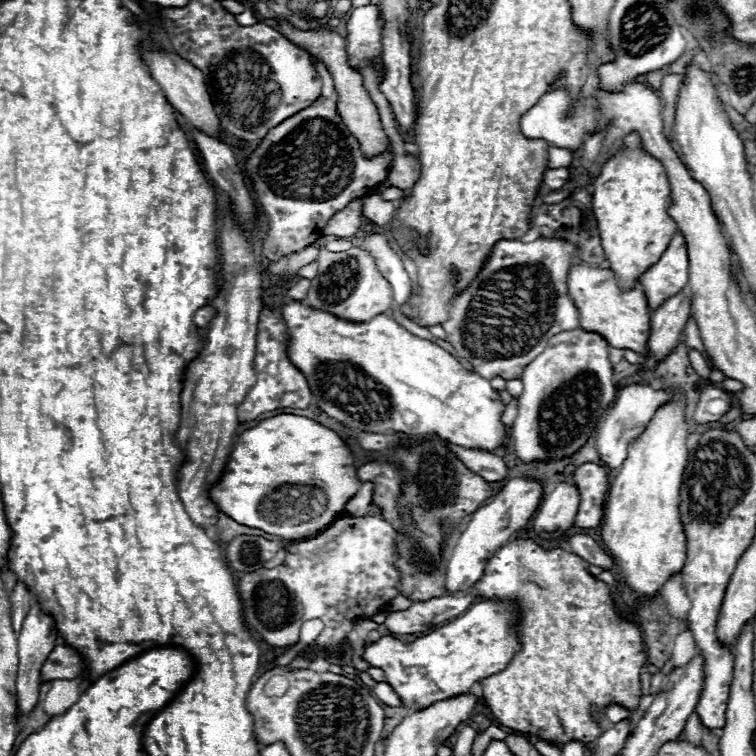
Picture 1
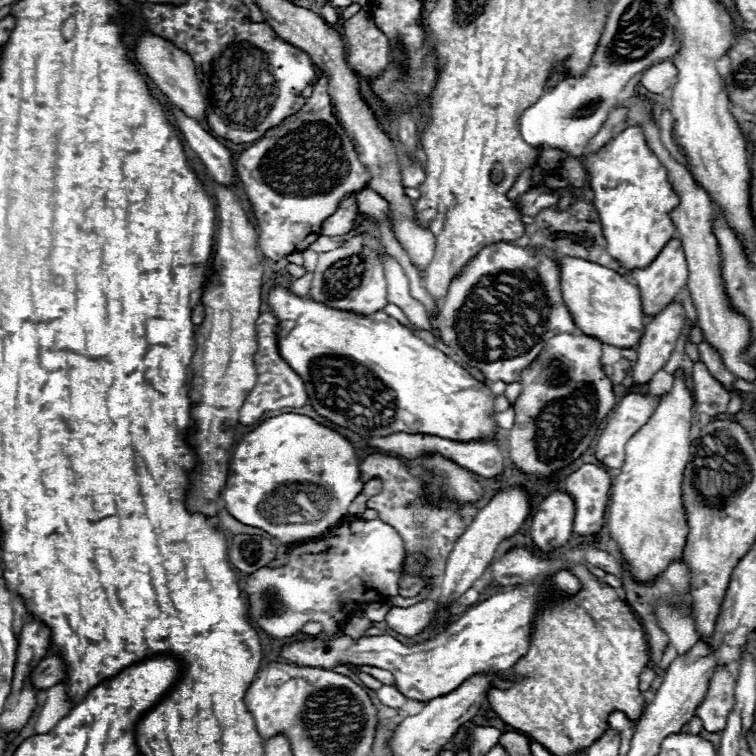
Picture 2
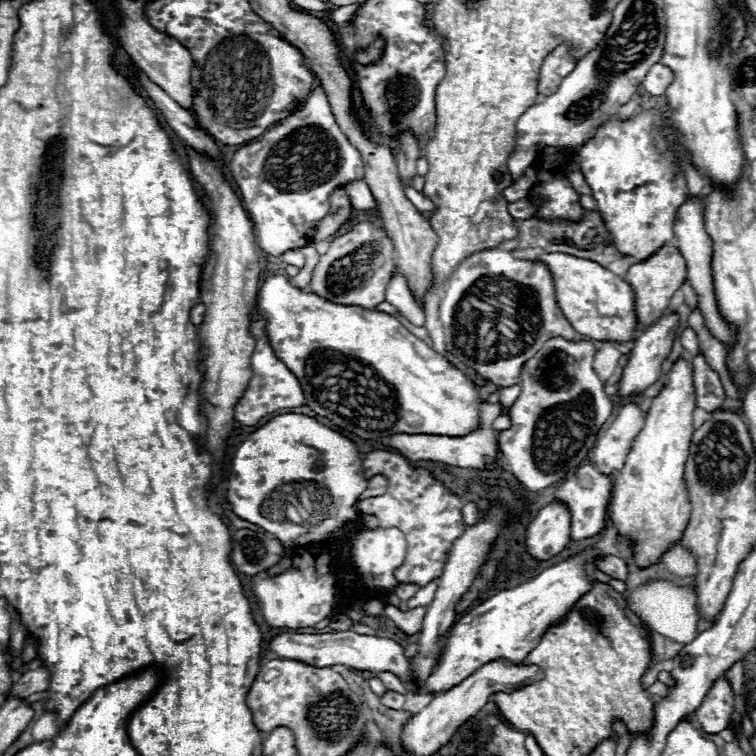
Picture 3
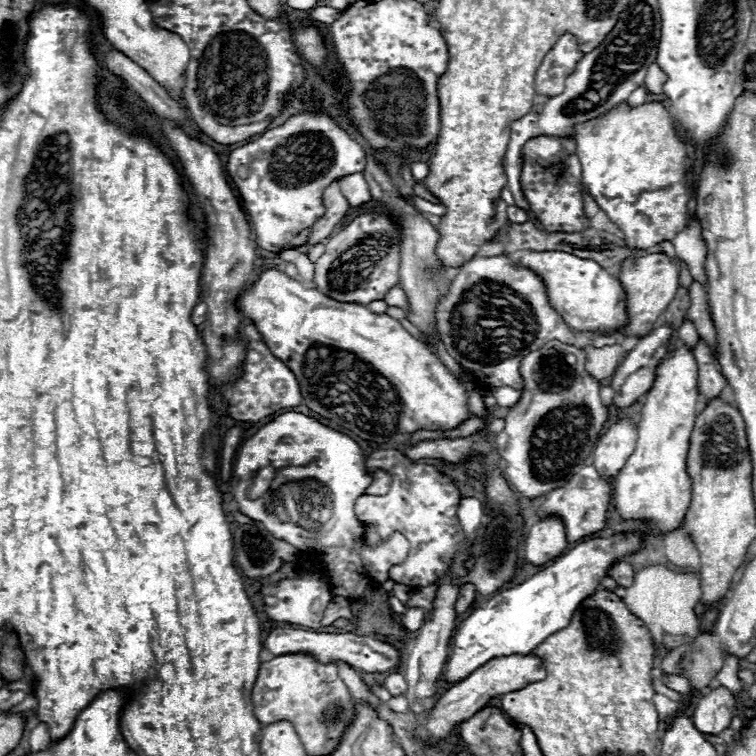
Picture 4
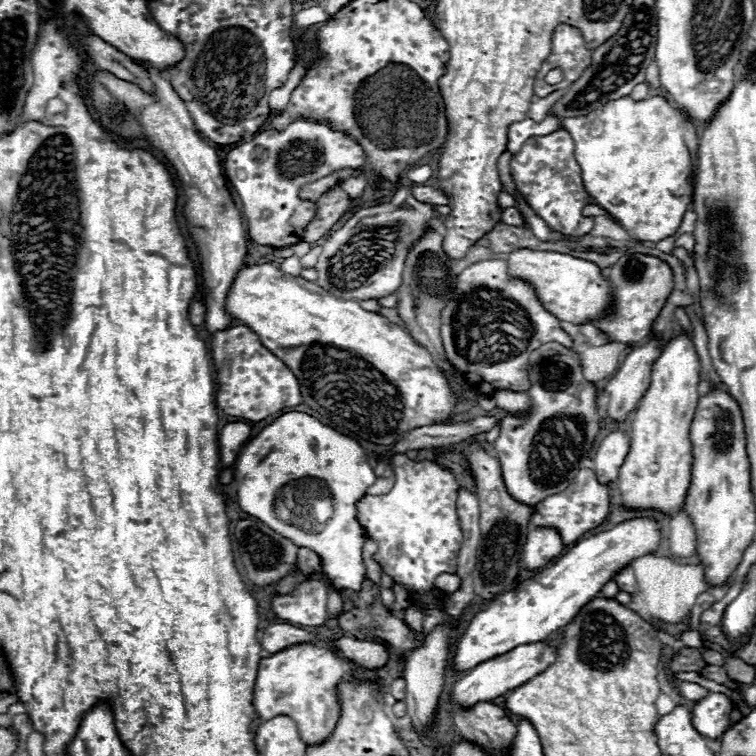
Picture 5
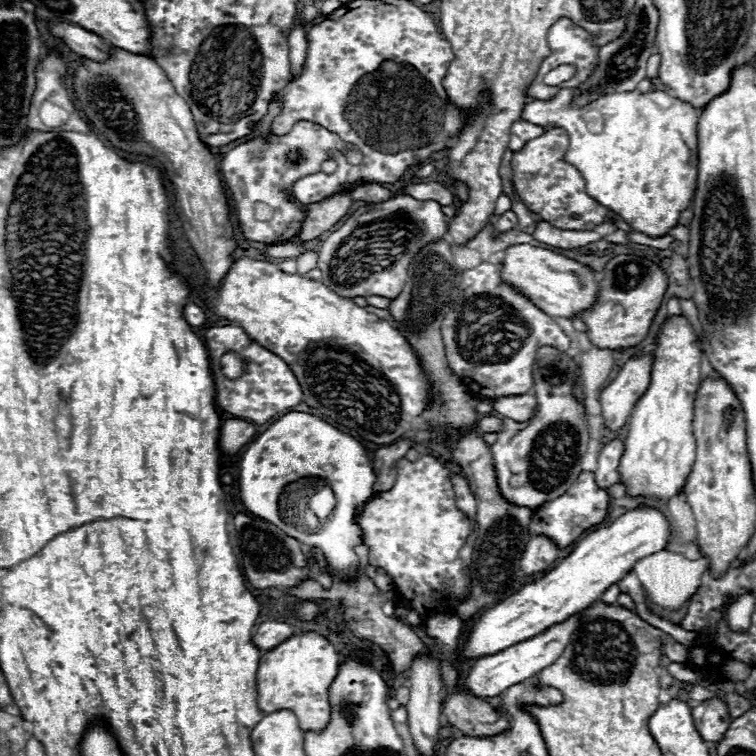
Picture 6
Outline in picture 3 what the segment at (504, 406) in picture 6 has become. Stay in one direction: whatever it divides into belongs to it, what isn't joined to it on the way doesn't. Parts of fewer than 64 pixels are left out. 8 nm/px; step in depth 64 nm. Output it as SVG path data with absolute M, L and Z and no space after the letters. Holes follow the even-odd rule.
M518 384L508 386L508 388L502 388L502 392L500 392L500 402L502 402L506 408L510 408L510 406L516 402L518 394L520 394L520 386L518 386Z

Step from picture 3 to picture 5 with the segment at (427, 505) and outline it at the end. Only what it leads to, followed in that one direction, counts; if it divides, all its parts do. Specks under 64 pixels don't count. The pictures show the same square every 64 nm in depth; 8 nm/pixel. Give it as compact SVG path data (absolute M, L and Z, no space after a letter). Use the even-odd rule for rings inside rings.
M394 454L392 458L392 470L396 474L394 488L384 496L362 496L358 500L358 522L368 532L370 538L378 542L378 552L374 554L374 560L382 564L384 572L400 586L404 586L412 596L424 594L434 588L436 576L448 572L456 574L456 558L458 550L462 546L462 528L456 514L457 484L454 476L448 470L442 470L436 462L422 460L414 462L406 454Z

